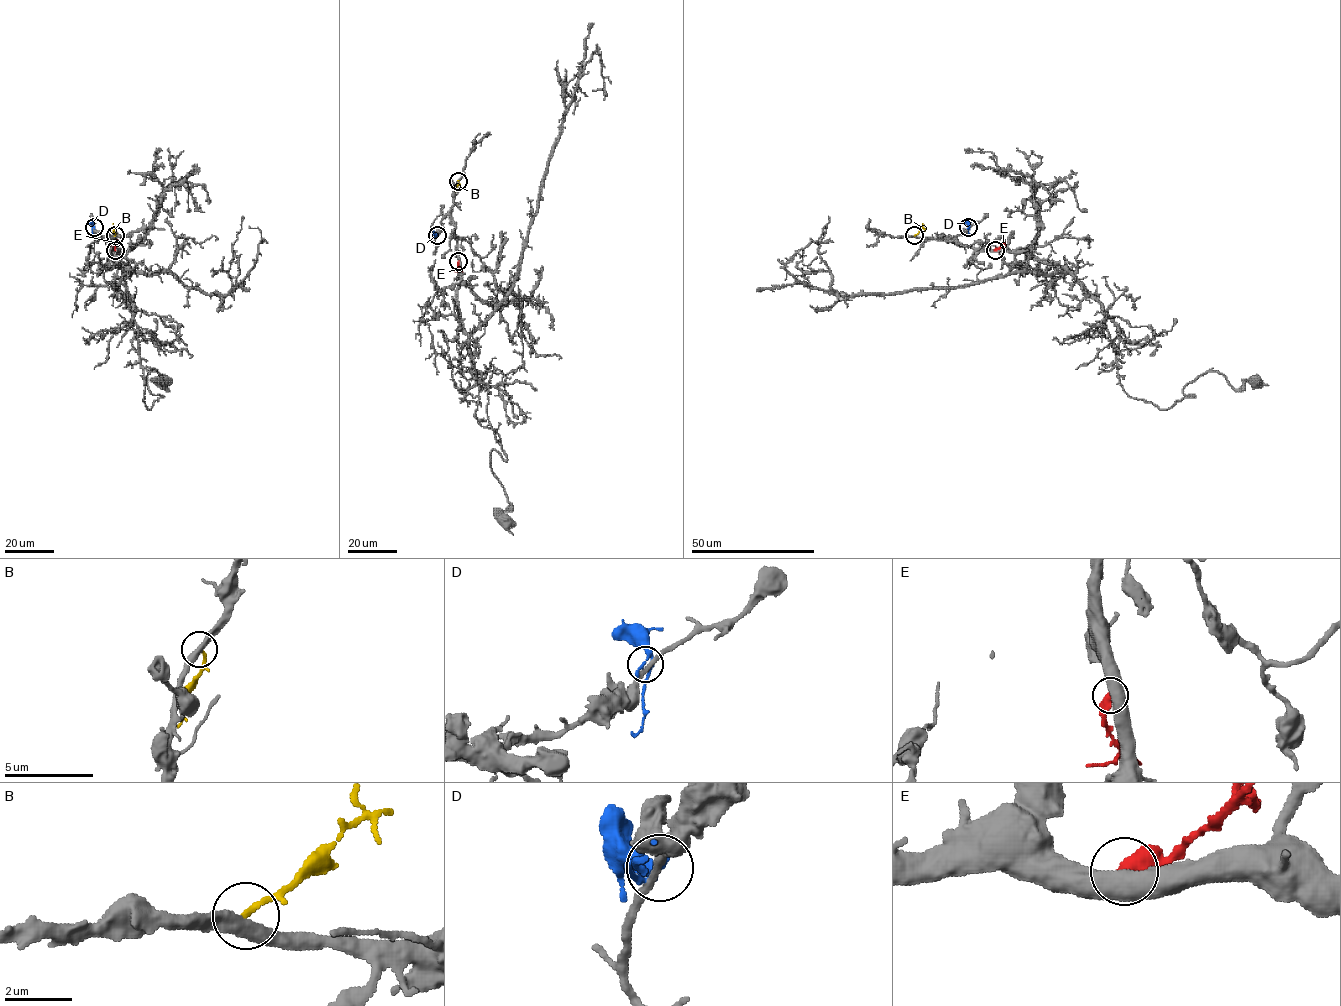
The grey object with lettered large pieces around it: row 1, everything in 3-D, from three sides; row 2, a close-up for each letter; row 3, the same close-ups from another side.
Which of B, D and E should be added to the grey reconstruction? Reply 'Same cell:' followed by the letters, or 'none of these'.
Same cell: none of these

